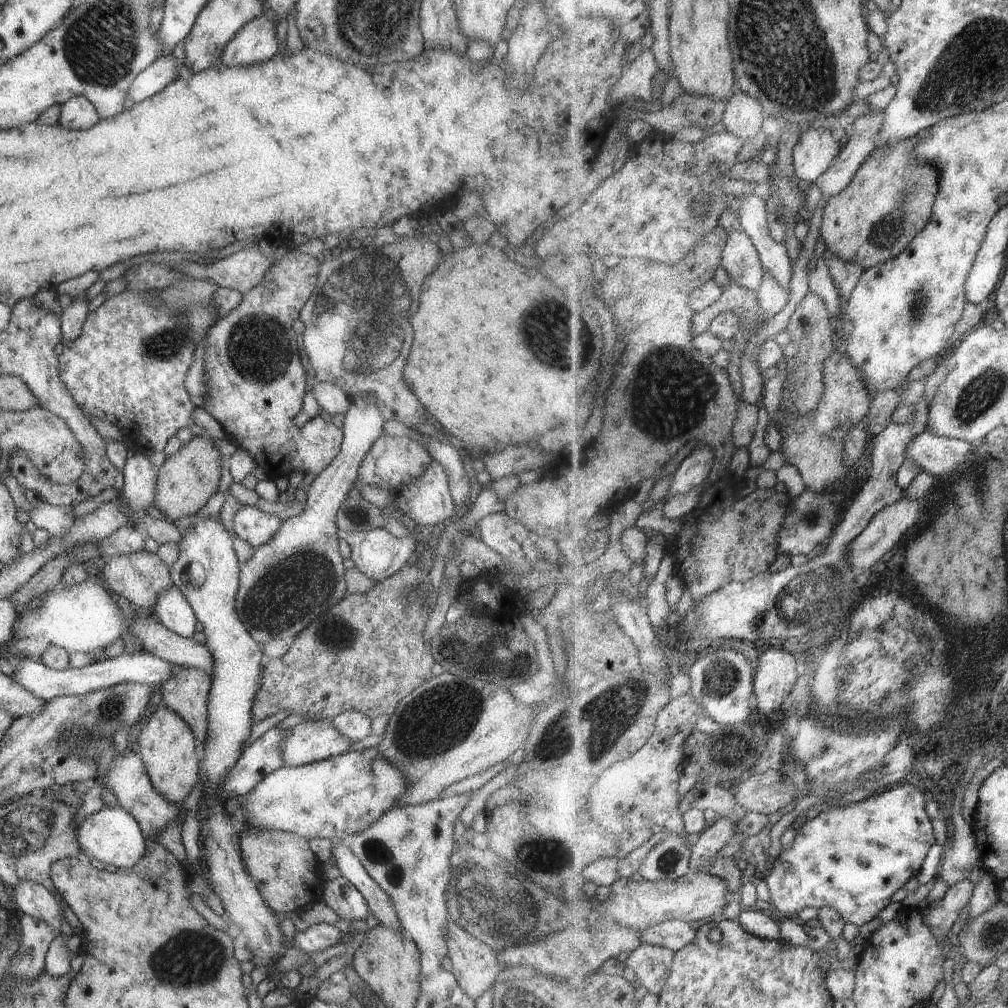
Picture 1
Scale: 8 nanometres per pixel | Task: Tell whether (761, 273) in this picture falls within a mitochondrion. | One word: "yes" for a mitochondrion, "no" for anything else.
no

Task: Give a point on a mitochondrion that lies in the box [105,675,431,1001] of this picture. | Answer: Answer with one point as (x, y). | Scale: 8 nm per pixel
(191, 956)

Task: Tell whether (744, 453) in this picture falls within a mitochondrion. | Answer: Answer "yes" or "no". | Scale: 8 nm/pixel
no

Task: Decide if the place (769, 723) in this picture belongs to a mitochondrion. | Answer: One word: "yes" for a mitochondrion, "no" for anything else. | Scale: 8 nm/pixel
no

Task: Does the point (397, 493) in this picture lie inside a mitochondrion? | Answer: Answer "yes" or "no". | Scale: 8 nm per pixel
no

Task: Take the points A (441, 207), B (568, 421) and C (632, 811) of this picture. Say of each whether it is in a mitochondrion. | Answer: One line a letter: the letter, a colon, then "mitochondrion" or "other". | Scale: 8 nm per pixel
A: other
B: other
C: other

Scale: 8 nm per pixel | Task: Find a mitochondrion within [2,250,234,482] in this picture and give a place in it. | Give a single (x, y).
(166, 344)

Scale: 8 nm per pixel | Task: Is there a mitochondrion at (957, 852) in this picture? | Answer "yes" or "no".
no

